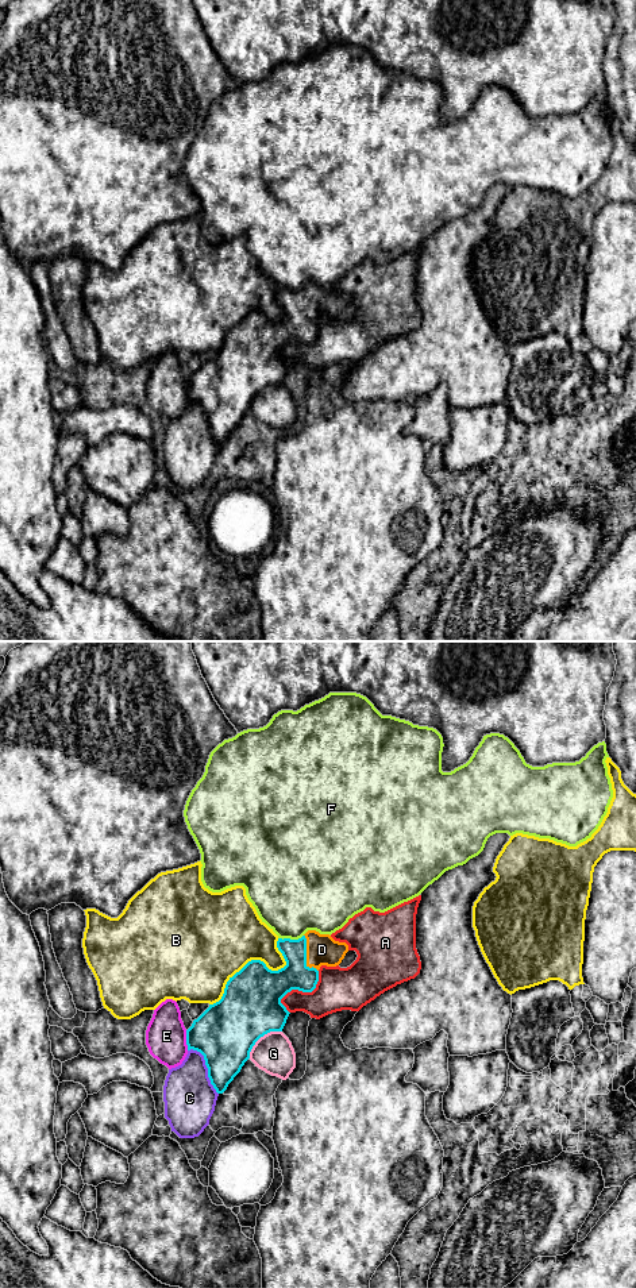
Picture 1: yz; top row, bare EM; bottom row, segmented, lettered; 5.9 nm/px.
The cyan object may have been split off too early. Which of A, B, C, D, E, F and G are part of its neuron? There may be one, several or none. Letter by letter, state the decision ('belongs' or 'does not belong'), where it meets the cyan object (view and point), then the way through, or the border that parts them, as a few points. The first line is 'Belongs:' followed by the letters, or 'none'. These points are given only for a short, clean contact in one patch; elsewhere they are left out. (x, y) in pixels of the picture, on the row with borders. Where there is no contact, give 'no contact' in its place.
Belongs: D
A: does not belong | yz (299, 990)
B: does not belong | yz (255, 960)
C: does not belong | yz (207, 1067)
D: belongs | yz (305, 955) | across yz (295, 975), (301, 968), (305, 955), (313, 949), (322, 949)
E: does not belong | yz (187, 1040) | along yz (185, 1030), (188, 1049)
F: does not belong | yz (289, 938) | along yz (303, 934), (297, 938), (278, 938)
G: does not belong | yz (261, 1036)

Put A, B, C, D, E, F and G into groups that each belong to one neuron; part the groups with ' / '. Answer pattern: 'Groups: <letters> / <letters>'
Groups: A / B / C / D / E / F / G

